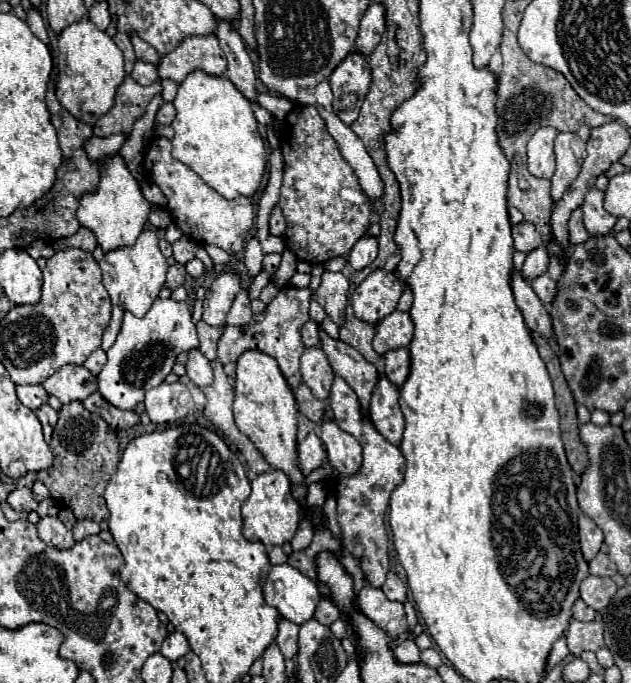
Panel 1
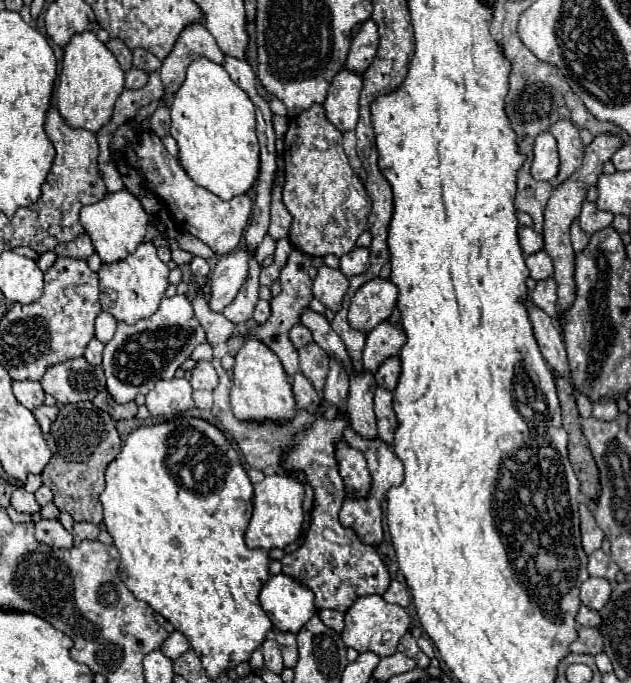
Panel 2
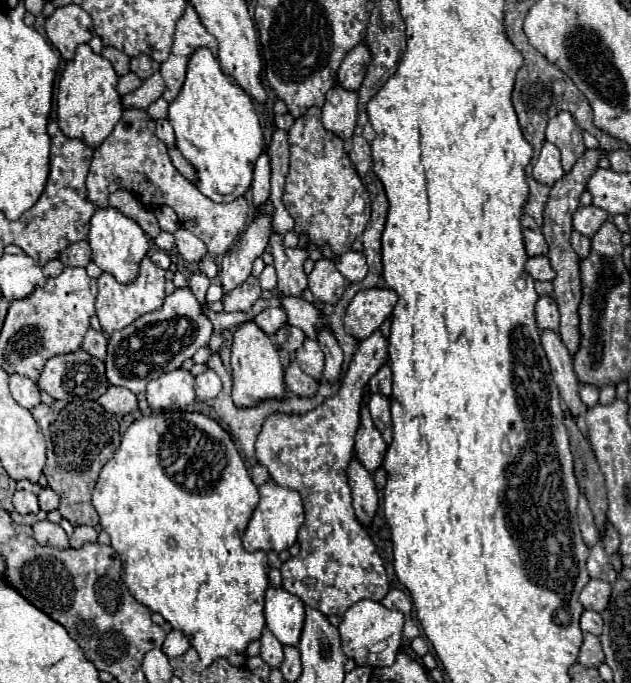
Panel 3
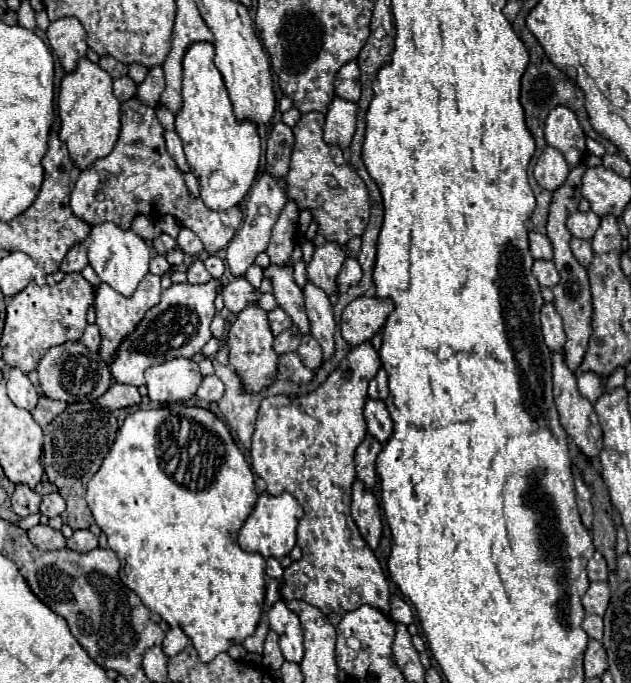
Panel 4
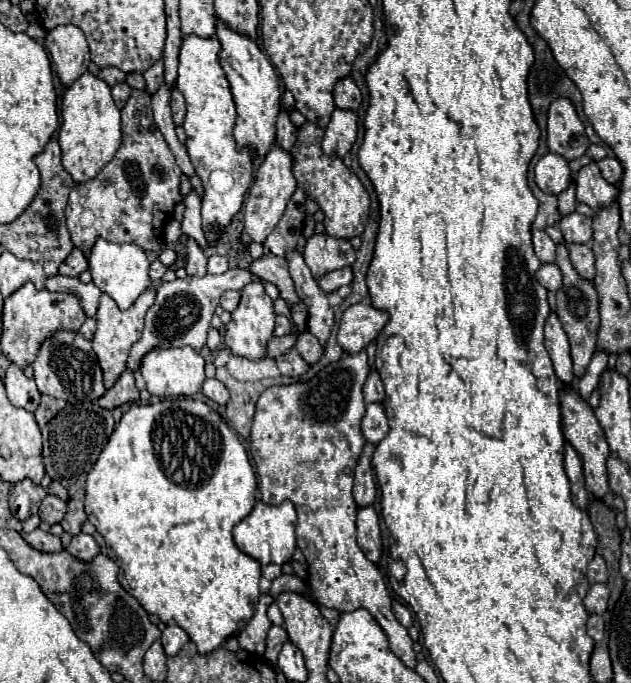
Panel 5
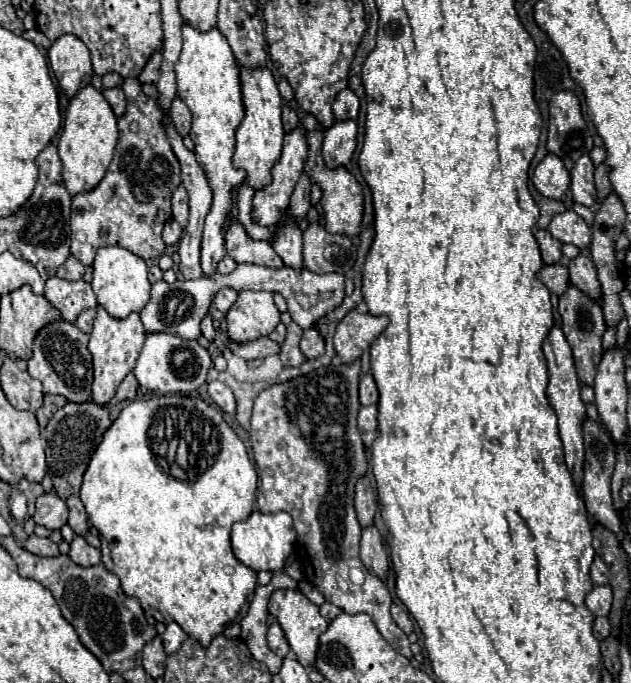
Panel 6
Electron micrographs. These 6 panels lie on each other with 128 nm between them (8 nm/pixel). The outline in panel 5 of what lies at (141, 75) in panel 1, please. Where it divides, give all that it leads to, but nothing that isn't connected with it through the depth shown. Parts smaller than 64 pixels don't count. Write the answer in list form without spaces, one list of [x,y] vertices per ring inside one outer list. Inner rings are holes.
[[[116,84],[114,88],[112,88],[112,98],[114,98],[114,102],[116,102],[116,106],[122,110],[124,108],[124,104],[126,104],[126,100],[128,100],[128,96],[130,96],[130,86],[128,84]]]

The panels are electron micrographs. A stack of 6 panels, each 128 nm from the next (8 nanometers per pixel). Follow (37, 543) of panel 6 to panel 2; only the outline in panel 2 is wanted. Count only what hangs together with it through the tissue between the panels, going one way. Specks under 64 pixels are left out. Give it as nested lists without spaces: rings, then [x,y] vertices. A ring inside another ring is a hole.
[[[58,520],[36,522],[36,540],[54,548],[72,548],[72,534]]]

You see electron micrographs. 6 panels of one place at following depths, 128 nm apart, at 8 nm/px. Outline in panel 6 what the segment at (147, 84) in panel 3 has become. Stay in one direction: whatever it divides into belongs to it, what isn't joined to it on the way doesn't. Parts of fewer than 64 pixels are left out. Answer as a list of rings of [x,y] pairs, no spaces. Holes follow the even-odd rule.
[[[154,52],[152,58],[148,60],[148,64],[144,66],[142,74],[138,76],[138,80],[142,84],[156,84],[156,80],[160,78],[160,64],[162,64],[162,54],[160,52]]]

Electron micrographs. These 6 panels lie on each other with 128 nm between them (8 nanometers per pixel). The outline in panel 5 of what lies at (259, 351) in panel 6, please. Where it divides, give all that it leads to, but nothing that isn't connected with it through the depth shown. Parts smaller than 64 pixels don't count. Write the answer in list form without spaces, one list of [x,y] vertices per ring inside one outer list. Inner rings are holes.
[[[288,334],[288,336],[282,336],[282,338],[274,336],[274,338],[266,344],[266,356],[268,356],[268,358],[278,358],[280,354],[288,352],[294,344],[296,344],[296,336],[294,336],[294,334]]]

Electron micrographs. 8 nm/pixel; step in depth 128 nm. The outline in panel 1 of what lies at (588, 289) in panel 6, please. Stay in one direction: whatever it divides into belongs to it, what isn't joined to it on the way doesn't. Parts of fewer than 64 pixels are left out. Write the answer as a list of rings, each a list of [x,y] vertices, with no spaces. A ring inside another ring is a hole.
[[[576,208],[576,210],[572,212],[570,222],[568,222],[568,230],[570,230],[570,242],[572,242],[574,246],[584,244],[584,242],[588,240],[588,232],[586,232],[586,228],[584,228],[584,224],[582,224],[582,210],[580,210],[580,208]]]

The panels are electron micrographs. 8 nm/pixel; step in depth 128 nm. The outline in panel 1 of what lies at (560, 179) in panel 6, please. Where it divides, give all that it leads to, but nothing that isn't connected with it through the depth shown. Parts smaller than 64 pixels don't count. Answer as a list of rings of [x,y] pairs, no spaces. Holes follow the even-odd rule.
[[[540,128],[528,142],[528,172],[538,178],[552,178],[556,170],[554,158],[554,128]]]

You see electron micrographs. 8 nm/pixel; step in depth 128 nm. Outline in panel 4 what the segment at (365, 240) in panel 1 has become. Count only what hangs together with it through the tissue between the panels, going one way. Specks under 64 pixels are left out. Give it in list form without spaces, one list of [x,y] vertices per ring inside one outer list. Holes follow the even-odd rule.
[[[346,258],[346,262],[342,264],[342,270],[340,274],[336,276],[336,284],[338,286],[352,286],[352,284],[358,284],[362,278],[362,270],[360,270],[360,264],[356,258]]]

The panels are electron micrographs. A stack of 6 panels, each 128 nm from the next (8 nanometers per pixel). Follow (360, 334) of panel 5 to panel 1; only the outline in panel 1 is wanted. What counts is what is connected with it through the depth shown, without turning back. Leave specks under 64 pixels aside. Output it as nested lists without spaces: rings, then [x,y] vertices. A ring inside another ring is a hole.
[[[374,270],[352,294],[354,316],[374,326],[396,310],[402,292],[404,286],[394,272]]]

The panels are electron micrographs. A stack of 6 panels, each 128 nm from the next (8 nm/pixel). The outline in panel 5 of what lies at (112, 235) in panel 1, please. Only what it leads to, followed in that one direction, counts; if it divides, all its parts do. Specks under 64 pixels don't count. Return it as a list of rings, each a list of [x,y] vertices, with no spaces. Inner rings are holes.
[[[98,238],[88,256],[88,262],[90,262],[90,272],[92,272],[92,282],[104,294],[108,294],[118,304],[120,310],[128,310],[134,304],[134,300],[152,286],[152,280],[148,276],[150,262],[146,254],[134,244],[112,244]]]

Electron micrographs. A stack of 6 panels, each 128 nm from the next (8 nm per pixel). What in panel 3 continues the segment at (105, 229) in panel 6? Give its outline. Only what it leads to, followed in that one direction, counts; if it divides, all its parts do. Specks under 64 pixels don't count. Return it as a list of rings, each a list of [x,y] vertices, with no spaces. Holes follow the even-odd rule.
[[[126,108],[114,132],[104,140],[104,144],[94,150],[90,172],[86,176],[88,200],[96,208],[108,208],[108,196],[118,190],[128,190],[146,208],[170,206],[182,228],[196,234],[208,248],[208,254],[222,256],[234,244],[242,228],[246,226],[250,206],[246,198],[236,198],[228,204],[216,204],[206,198],[192,182],[188,182],[170,162],[168,148],[156,138],[154,120],[146,110]]]

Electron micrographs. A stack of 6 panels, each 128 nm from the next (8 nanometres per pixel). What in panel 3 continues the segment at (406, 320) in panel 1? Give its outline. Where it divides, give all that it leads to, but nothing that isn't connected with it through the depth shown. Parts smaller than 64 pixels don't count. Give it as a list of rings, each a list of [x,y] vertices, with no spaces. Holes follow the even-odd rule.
[[[378,330],[358,342],[358,350],[334,396],[306,414],[270,414],[256,440],[258,462],[276,484],[300,492],[306,510],[306,522],[298,532],[300,554],[286,560],[280,568],[282,588],[326,616],[342,616],[352,604],[364,598],[380,602],[390,590],[384,562],[370,534],[354,516],[346,476],[348,464],[354,458],[354,436],[356,428],[360,428],[364,388],[386,362],[388,342]]]

